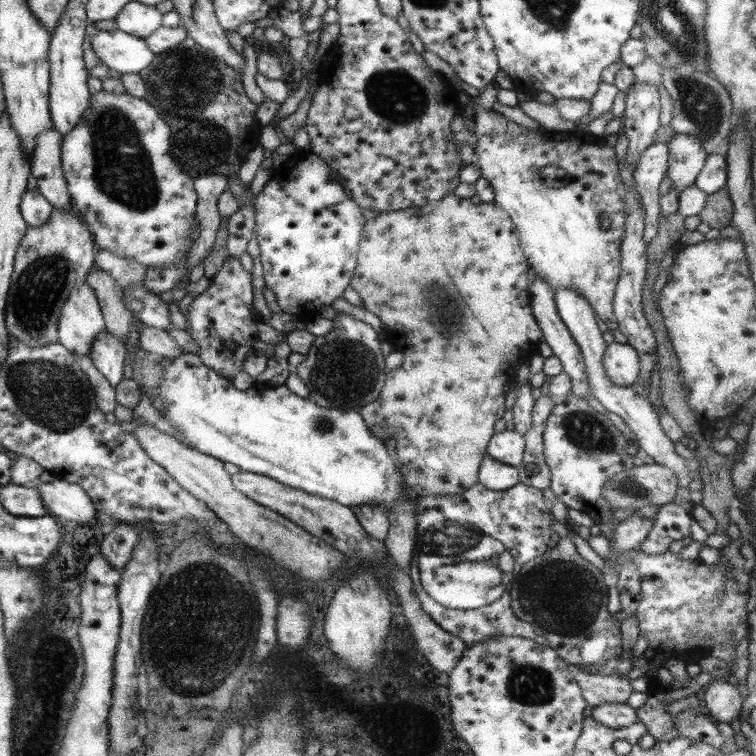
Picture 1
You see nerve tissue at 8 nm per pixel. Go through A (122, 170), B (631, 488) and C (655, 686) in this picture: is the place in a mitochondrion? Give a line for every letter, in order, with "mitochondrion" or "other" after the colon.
A: mitochondrion
B: mitochondrion
C: other

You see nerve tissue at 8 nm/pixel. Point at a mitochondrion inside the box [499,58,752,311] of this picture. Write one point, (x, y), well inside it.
(699, 103)

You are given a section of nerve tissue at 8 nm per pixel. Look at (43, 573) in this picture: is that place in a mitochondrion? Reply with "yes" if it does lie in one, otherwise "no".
no

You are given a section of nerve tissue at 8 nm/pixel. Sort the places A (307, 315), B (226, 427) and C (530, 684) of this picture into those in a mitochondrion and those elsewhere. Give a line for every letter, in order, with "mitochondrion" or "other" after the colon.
A: other
B: other
C: mitochondrion

